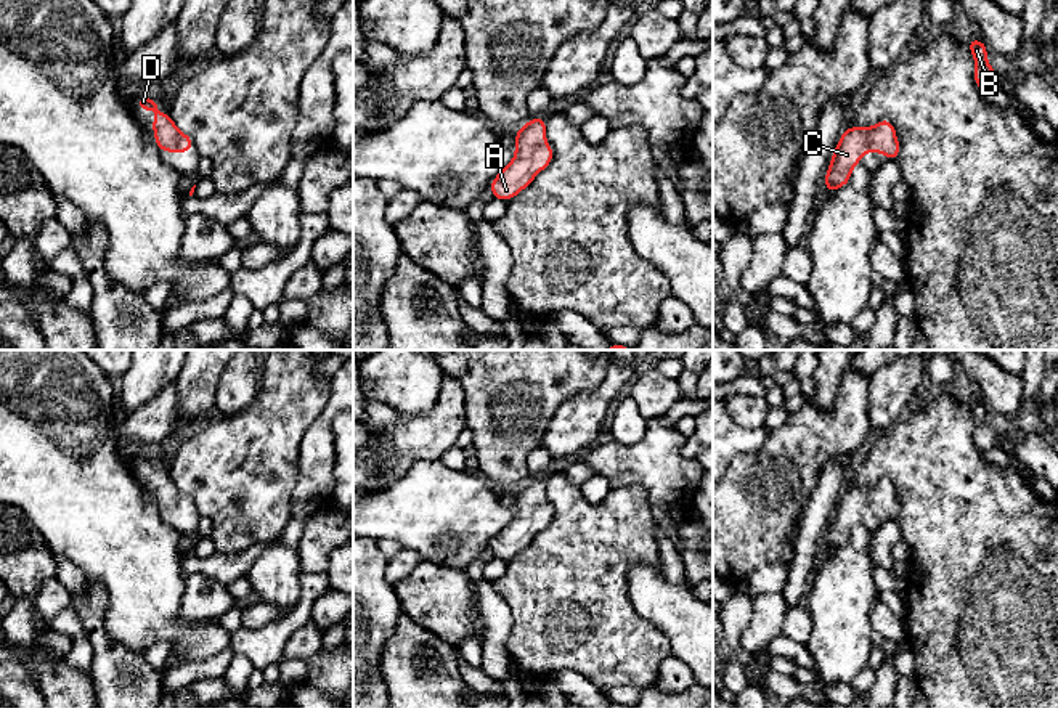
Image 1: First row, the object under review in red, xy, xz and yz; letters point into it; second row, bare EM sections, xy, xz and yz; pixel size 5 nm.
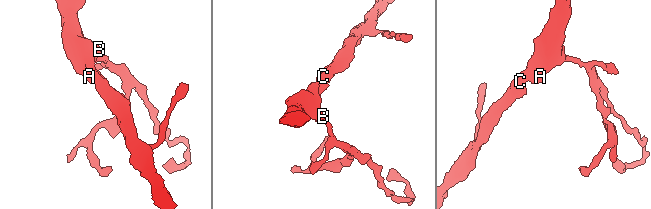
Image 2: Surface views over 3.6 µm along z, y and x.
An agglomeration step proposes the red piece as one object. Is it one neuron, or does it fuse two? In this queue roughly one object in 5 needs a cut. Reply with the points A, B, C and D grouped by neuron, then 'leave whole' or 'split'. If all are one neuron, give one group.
A B C D; leave whole

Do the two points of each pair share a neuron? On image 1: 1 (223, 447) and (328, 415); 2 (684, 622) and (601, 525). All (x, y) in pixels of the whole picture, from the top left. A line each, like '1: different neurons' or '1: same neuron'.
1: different neurons
2: different neurons

